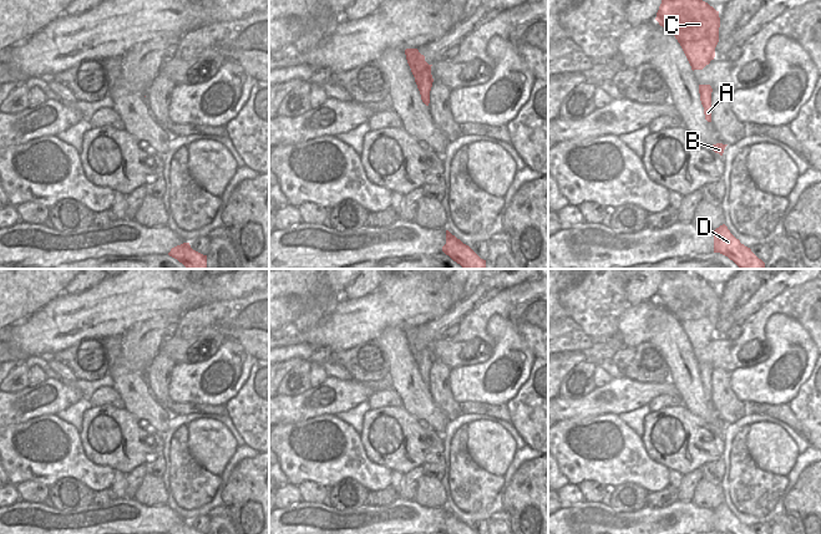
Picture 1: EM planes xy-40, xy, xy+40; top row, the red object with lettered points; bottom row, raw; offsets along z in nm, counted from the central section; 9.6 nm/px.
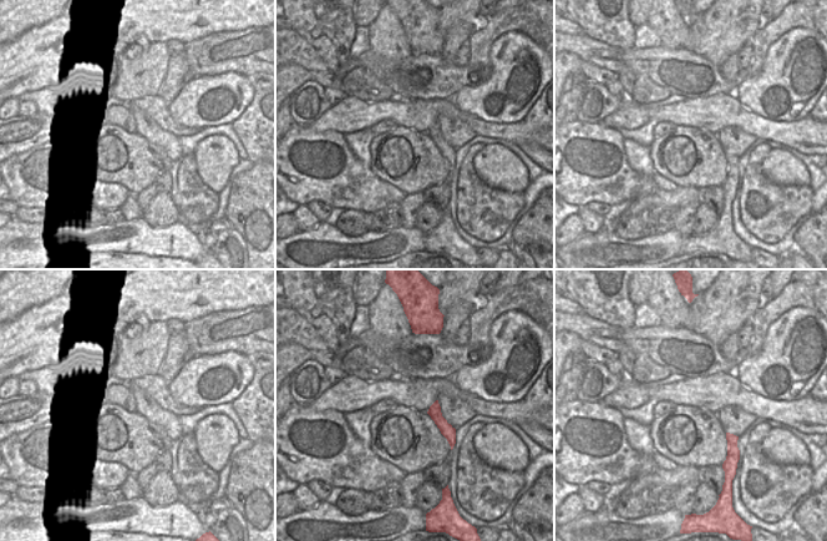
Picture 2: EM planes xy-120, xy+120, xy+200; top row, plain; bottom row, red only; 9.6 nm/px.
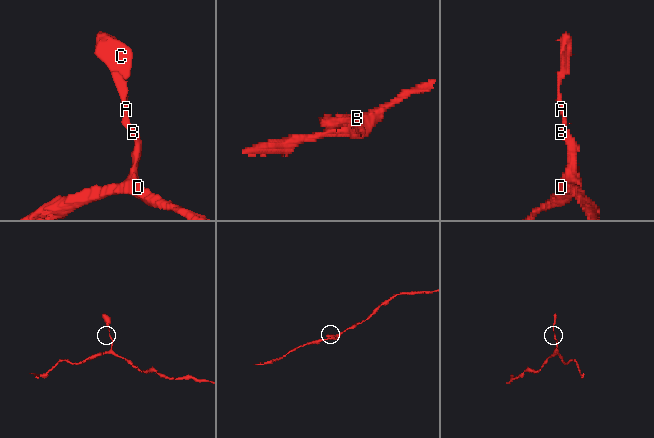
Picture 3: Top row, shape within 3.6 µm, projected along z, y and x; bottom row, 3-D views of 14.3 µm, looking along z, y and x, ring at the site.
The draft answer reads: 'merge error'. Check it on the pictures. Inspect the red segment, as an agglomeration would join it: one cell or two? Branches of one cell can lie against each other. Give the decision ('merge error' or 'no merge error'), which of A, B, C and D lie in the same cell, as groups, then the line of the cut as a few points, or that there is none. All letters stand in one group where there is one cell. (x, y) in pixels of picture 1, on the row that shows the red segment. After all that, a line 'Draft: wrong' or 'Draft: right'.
no merge error | A B C D | no cut
Draft: wrong

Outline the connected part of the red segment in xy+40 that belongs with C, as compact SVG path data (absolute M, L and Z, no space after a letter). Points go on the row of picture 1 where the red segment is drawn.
M662 0L655 20L680 44L691 70L703 70L715 57L719 11L703 0Z

